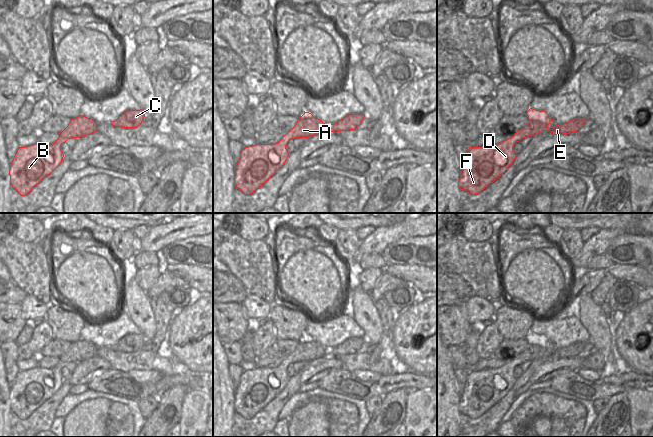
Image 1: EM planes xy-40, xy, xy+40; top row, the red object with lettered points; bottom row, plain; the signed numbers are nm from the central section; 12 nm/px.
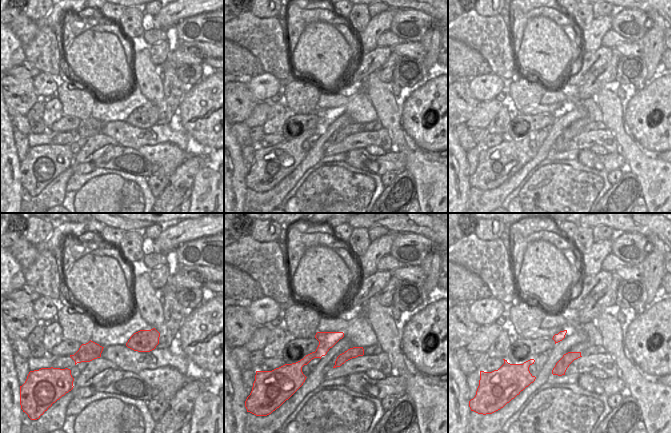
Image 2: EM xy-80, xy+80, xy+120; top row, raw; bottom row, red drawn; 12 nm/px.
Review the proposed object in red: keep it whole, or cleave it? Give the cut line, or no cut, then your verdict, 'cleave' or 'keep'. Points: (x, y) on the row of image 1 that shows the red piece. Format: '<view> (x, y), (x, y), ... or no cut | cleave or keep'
no cut | keep

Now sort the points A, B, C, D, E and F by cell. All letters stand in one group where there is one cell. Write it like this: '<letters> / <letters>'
A B C D E F

